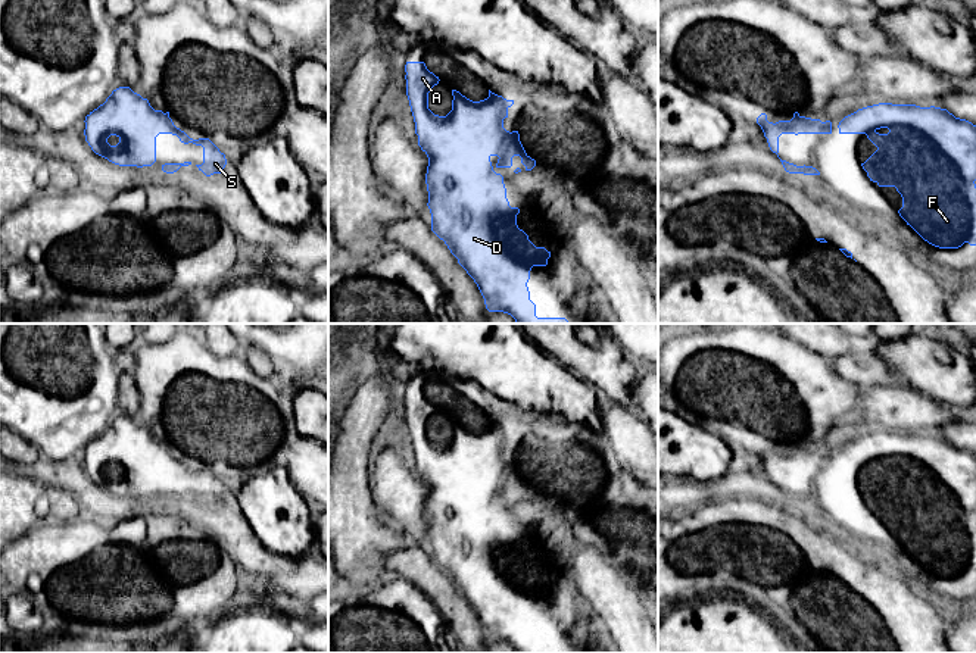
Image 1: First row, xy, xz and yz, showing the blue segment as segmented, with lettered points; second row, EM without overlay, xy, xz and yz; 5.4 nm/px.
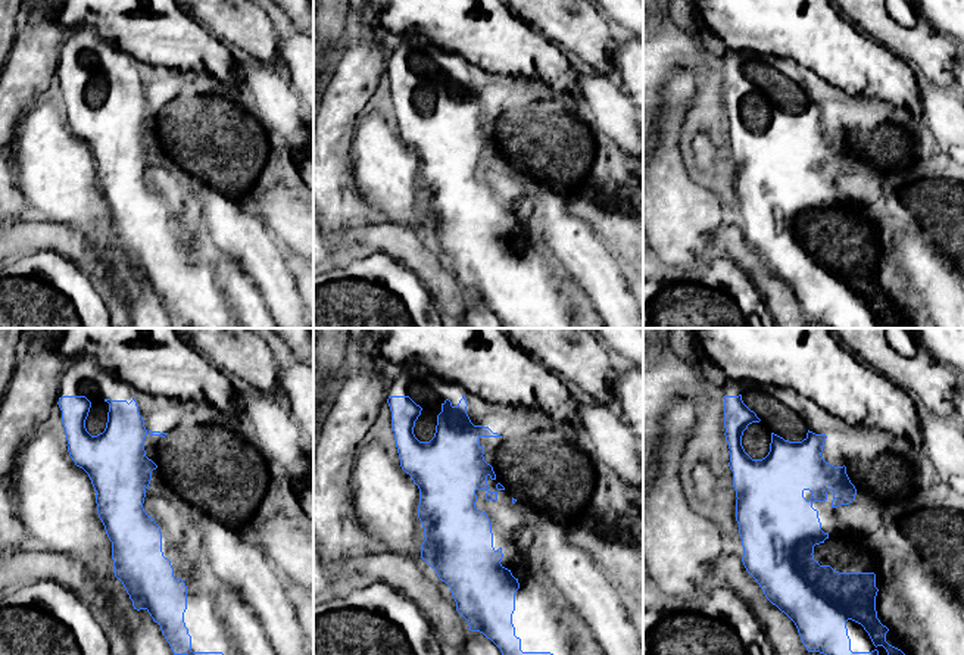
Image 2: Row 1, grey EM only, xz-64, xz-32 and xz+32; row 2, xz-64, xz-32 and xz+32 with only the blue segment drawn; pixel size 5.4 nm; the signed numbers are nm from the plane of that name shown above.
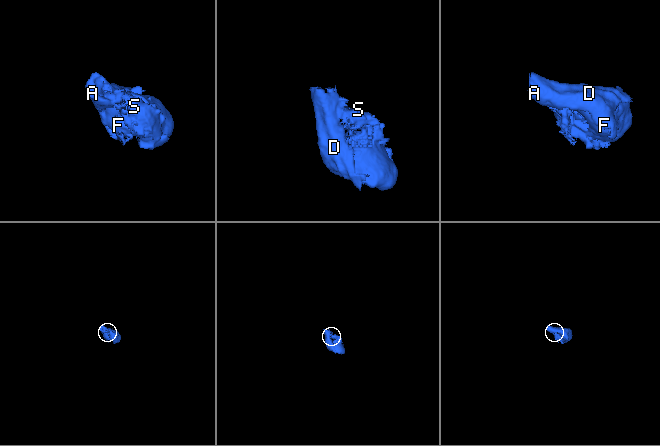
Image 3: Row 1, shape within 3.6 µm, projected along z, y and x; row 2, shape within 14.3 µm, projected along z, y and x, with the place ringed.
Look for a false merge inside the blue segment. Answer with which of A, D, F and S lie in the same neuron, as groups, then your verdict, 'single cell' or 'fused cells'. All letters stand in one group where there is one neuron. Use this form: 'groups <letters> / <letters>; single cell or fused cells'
groups A D F S; single cell

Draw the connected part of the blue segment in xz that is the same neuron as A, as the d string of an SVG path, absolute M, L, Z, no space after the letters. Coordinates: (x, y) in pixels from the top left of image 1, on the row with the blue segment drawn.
M406 62L405 65L406 96L415 122L415 134L418 146L428 157L425 184L428 191L428 209L431 213L431 231L445 241L450 253L458 259L458 263L477 284L486 309L489 312L503 312L511 315L517 324L568 324L565 318L537 318L536 304L530 300L527 282L533 266L546 266L551 251L545 247L536 247L528 235L518 228L518 207L511 207L506 199L503 176L493 171L490 157L498 156L496 168L511 168L512 157L520 156L526 171L536 166L521 141L518 131L506 131L503 119L508 118L508 109L514 100L506 100L489 90L489 97L480 101L473 101L459 91L452 90L452 110L446 116L434 115L428 109L428 93L439 84L439 76L430 72L424 62Z

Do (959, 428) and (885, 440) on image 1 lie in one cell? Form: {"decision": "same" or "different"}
{"decision": "different"}

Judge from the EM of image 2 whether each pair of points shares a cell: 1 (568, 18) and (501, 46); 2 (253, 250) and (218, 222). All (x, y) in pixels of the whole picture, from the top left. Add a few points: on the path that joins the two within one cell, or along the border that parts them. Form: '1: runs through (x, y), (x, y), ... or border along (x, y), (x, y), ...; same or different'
1: border along (515, 15), (560, 49); different
2: runs through (245, 242), (227, 224); same

